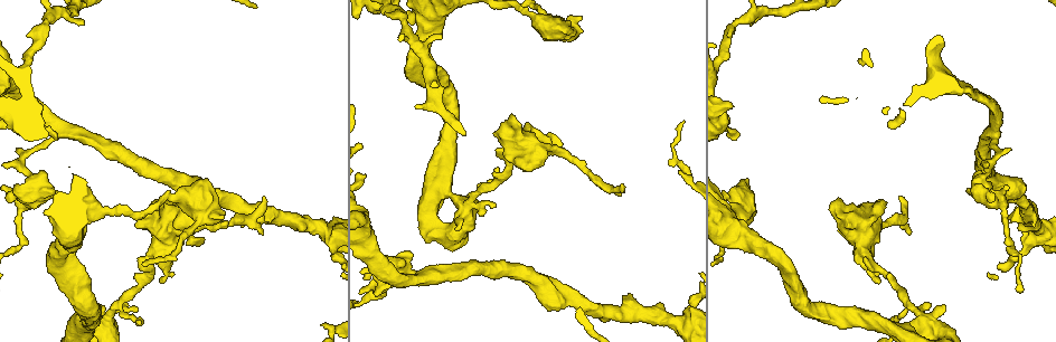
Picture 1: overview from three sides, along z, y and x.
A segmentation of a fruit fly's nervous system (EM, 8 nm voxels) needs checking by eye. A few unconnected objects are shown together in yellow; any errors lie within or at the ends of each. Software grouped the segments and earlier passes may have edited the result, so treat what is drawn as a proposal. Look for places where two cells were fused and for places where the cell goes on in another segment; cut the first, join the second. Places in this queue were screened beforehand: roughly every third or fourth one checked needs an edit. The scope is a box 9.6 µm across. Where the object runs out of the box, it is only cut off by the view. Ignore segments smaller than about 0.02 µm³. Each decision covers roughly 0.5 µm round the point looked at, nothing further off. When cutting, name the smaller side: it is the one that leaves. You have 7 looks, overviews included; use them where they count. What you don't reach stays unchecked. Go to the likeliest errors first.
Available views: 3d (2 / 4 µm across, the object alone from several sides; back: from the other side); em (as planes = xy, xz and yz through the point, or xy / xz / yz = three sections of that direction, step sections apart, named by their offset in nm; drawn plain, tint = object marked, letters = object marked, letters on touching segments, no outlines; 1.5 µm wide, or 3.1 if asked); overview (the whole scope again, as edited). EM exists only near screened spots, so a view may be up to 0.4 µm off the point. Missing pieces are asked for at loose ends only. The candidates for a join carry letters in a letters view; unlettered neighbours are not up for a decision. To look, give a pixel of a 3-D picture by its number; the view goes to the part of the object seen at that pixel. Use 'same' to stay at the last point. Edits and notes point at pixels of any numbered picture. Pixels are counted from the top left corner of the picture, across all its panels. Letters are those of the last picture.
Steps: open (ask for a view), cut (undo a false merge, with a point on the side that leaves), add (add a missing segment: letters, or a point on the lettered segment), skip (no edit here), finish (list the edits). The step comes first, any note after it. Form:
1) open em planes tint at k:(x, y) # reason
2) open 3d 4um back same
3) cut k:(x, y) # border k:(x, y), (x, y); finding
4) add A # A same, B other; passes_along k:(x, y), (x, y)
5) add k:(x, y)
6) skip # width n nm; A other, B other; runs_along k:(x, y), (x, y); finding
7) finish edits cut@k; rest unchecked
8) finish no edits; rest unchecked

open 3d 4um back at 1:(875, 217) # an open end

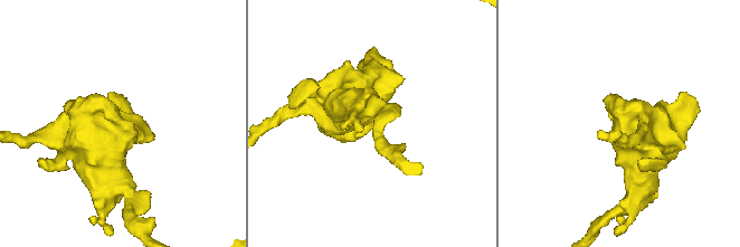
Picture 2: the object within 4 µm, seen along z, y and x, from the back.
open em planes letters at 2:(130, 124)

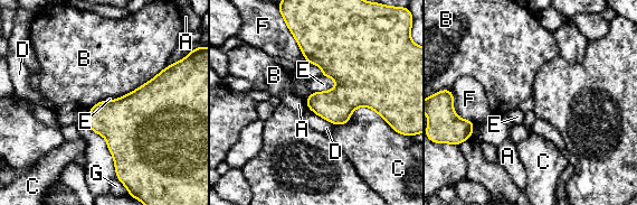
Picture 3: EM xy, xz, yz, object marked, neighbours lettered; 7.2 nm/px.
skip # width 240 nm; A other, B other, C other, D other, E other, F other, G other; border 3:(167, 66), (138, 87), (121, 96); none of them fits

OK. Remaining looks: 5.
open 3d 2um at 1:(979, 182) # arms part here

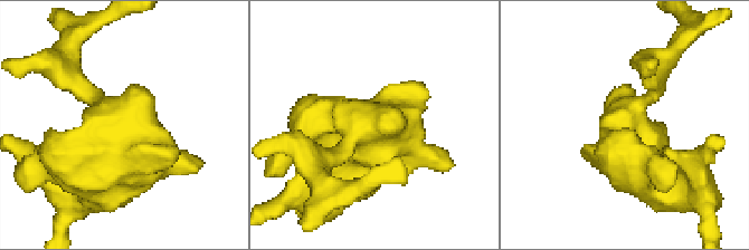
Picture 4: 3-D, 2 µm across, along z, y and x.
open em yz step 8 tint at 4:(113, 123)

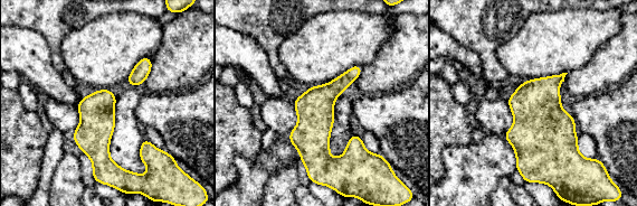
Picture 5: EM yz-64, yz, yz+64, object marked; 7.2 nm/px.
open em planes letters same # cut it another way

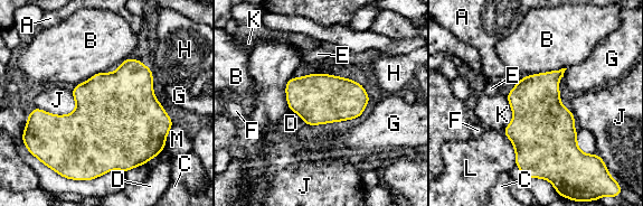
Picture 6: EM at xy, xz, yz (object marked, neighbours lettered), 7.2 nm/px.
skip # width 360 nm; A other, B other, C other, D other, E other, F other, G other, H other, J other, K other, L other, M other; border 6:(290, 110), (294, 111), (305, 123); all the same cell

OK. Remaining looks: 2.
finish no edits; rest unchecked

